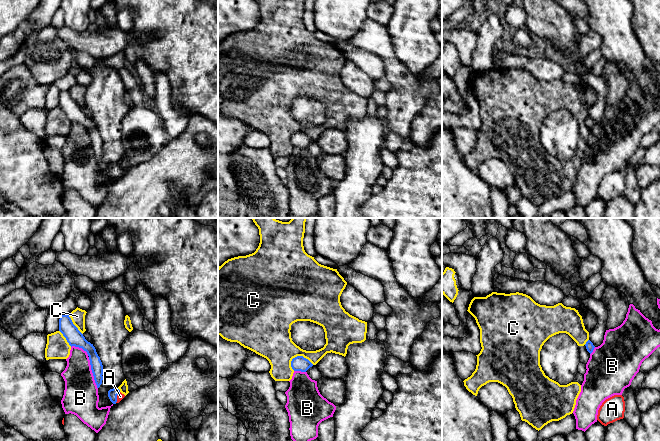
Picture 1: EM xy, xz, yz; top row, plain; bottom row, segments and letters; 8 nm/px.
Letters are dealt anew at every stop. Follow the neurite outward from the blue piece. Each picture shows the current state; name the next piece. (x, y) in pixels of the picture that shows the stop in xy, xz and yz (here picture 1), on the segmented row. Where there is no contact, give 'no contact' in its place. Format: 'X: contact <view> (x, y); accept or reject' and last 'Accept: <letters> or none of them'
A: contact xy (116, 397); accept
B: contact xy (92, 372); reject
C: contact xz (302, 356); reject
Accept: A

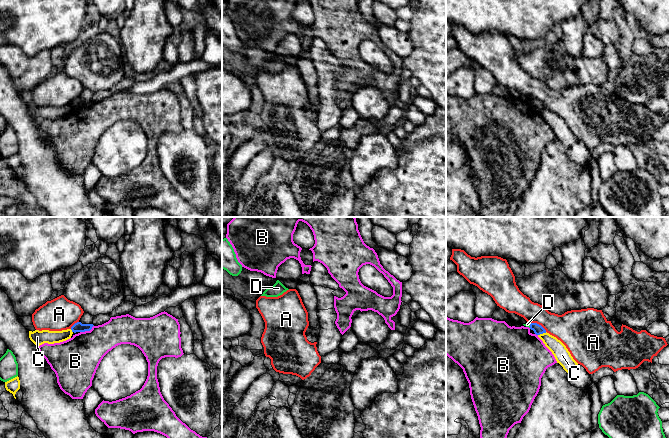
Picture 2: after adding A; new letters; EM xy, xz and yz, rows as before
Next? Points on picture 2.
A: contact yz (538, 324); reject
B: contact xy (87, 330); reject
C: contact yz (542, 333); reject
D: contact yz (530, 326); reject
Accept: none of them

